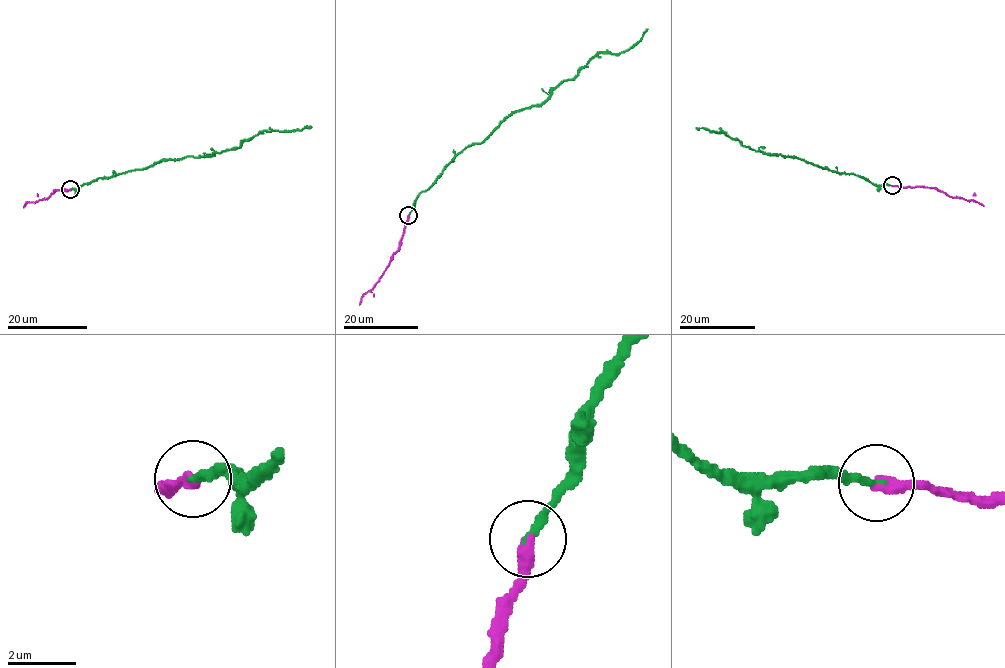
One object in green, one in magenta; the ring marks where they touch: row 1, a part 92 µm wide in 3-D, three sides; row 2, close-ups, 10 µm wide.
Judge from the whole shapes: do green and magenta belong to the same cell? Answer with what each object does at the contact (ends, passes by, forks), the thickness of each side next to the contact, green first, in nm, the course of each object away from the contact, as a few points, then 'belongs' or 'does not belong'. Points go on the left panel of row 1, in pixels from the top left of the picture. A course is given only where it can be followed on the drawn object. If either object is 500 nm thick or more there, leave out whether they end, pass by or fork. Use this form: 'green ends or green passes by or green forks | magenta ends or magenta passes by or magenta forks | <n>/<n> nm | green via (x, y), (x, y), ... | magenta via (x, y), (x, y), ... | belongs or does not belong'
green ends | magenta ends | 280/360 nm | green via (70, 189), (77, 189), (98, 178), (142, 170), (163, 160), (234, 150), (263, 131), (300, 131), (312, 127) | magenta via (70, 189), (57, 189), (47, 199), (27, 202), (23, 207) | belongs

